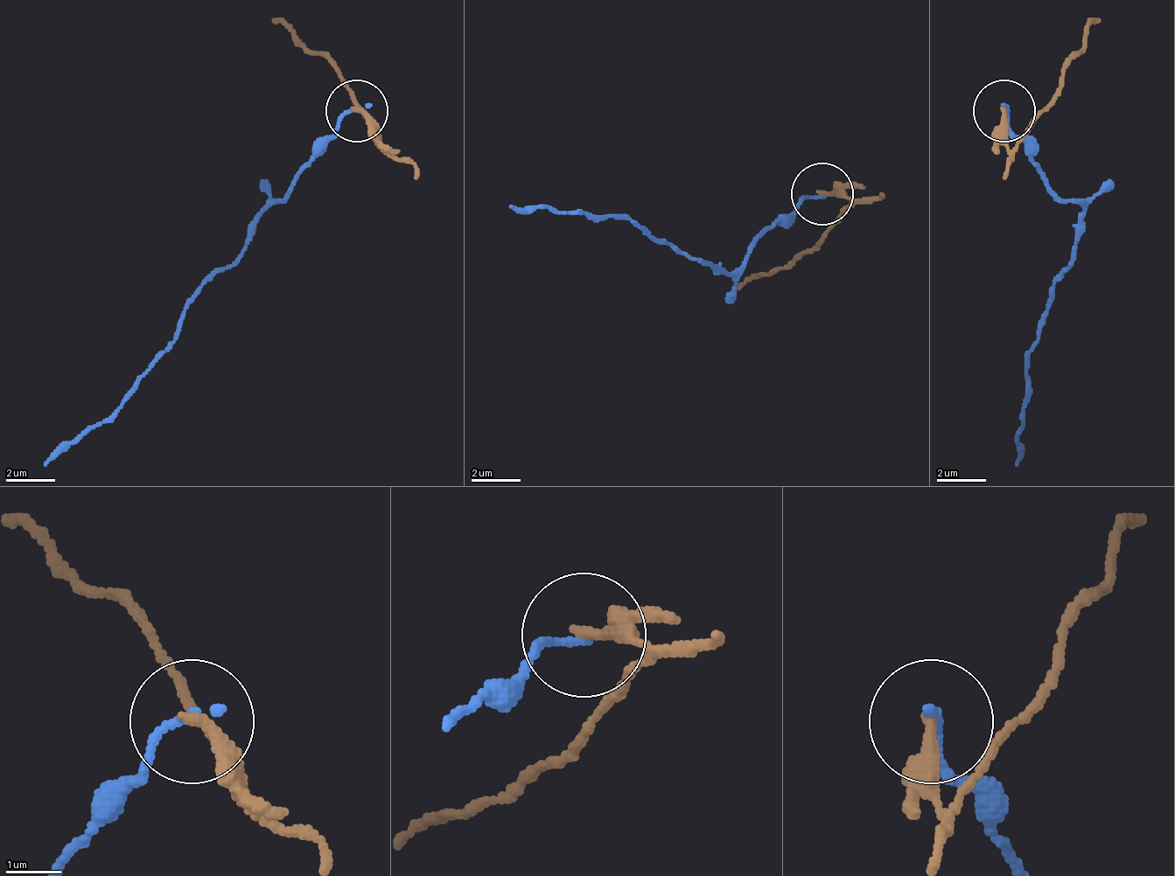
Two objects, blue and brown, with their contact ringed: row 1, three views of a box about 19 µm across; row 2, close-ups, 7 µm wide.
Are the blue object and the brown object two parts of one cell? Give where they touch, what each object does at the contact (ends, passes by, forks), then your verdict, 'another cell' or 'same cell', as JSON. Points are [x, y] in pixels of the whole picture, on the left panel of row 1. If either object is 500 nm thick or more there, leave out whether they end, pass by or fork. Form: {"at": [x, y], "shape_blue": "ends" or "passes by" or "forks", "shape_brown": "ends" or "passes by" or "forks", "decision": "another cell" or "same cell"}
{"at": [357, 110], "shape_blue": "ends", "shape_brown": "ends", "decision": "another cell"}

